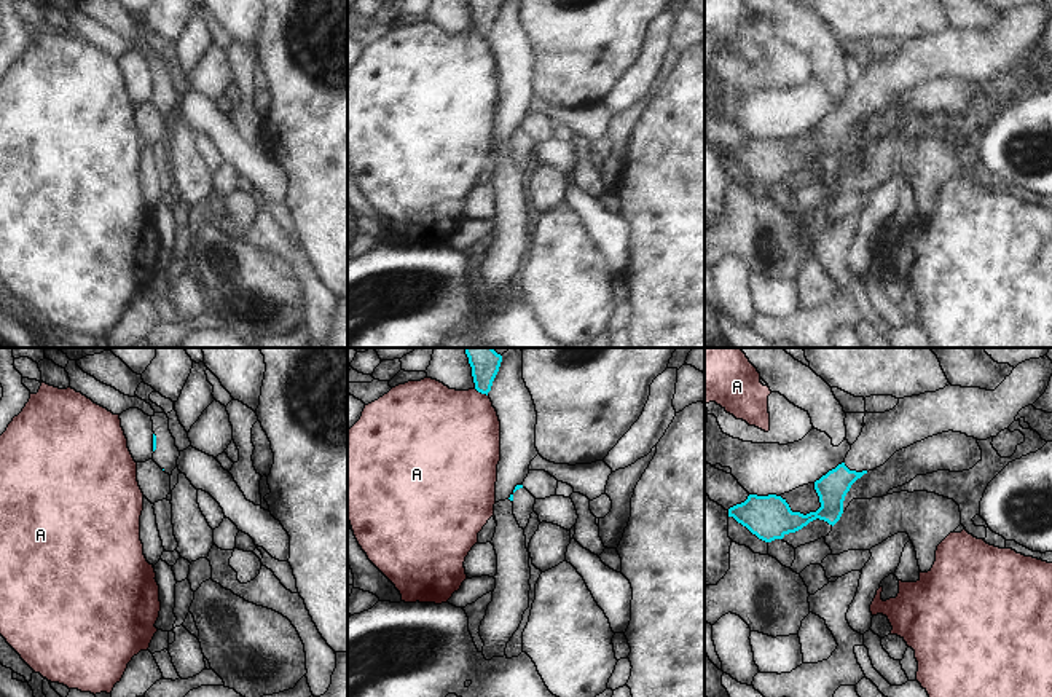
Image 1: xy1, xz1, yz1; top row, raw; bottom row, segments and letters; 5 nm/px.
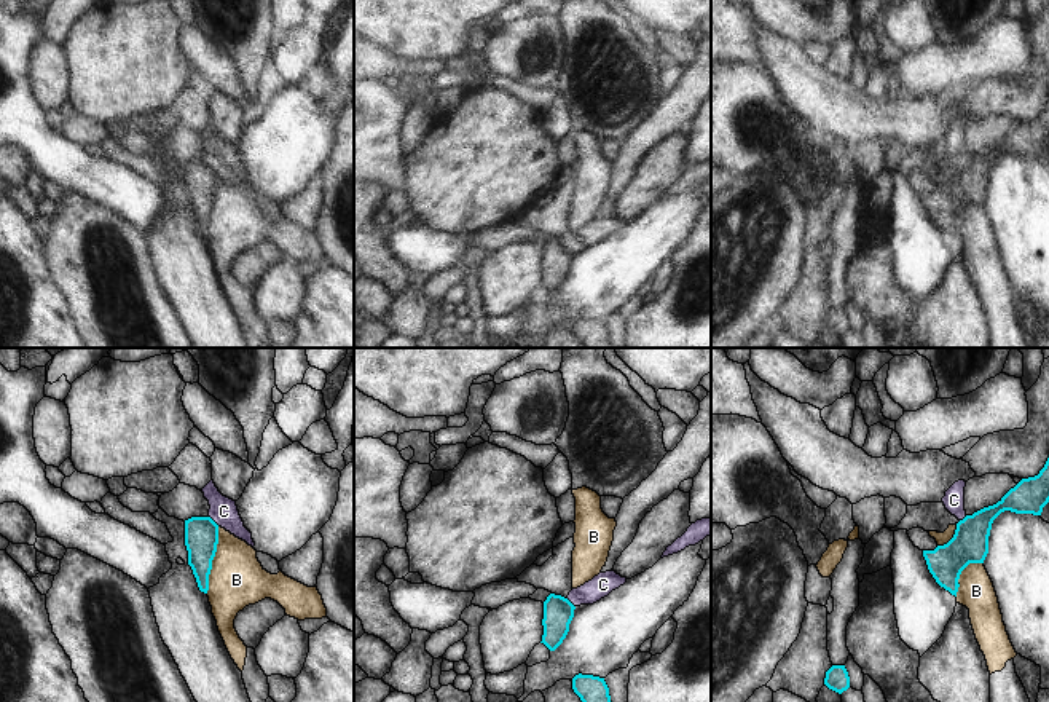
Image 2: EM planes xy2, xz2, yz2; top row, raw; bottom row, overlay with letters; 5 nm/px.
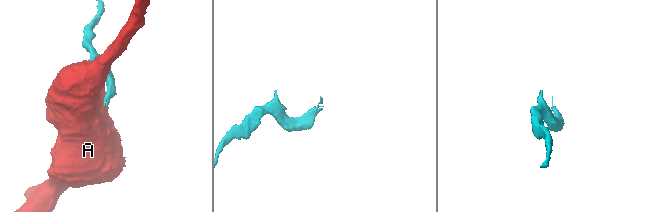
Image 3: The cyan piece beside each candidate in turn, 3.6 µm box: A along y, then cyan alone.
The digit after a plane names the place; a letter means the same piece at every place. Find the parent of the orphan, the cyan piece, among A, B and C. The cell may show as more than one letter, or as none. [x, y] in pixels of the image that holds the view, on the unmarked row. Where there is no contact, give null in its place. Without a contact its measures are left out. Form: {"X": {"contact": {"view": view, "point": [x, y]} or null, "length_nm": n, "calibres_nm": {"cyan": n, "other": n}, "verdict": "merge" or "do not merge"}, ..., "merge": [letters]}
{"A": {"contact": {"view": "xz1", "point": [482, 35]}, "length_nm": 80, "calibres_nm": {"cyan": 130, "other": 440}, "verdict": "do not merge"}, "B": {"contact": {"view": "xy2", "point": [212, 201]}, "length_nm": 340, "calibres_nm": {"cyan": 180, "other": 280}, "verdict": "do not merge"}, "C": {"contact": {"view": "xy2", "point": [212, 163]}, "length_nm": 80, "calibres_nm": {"cyan": 180, "other": 140}, "verdict": "do not merge"}, "merge": []}

